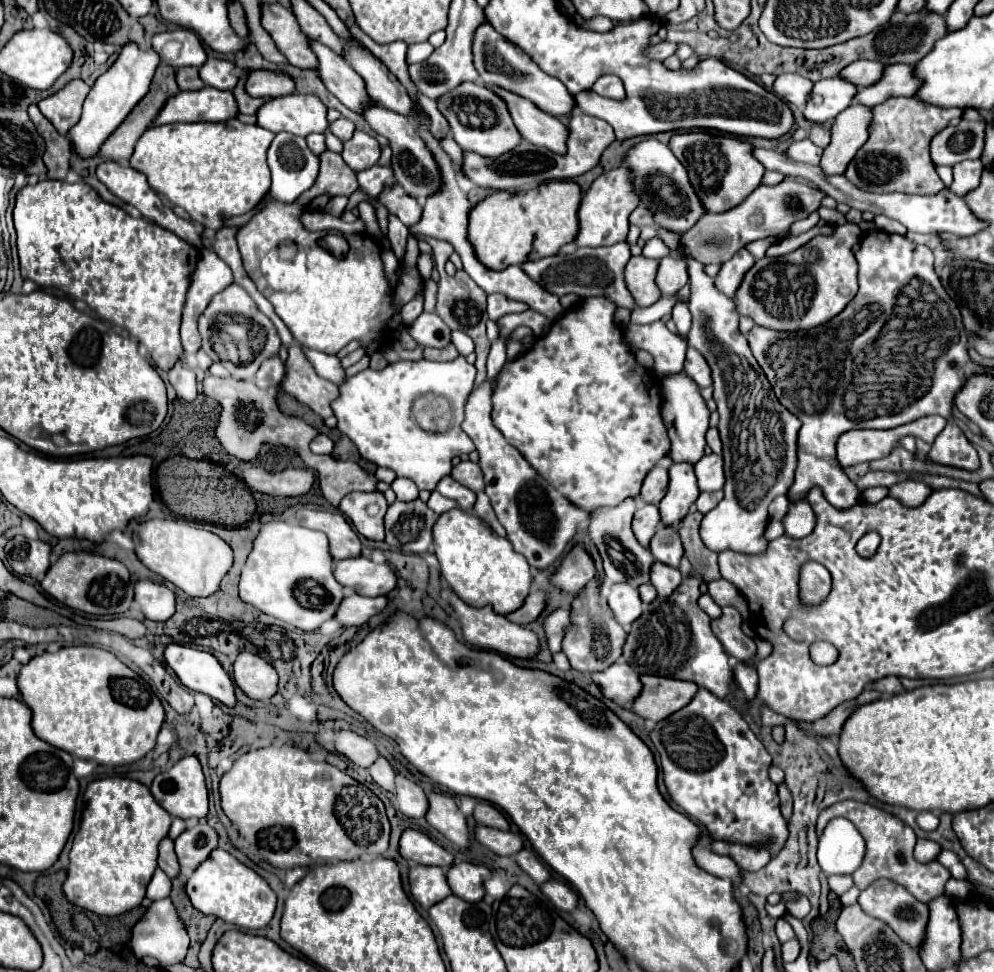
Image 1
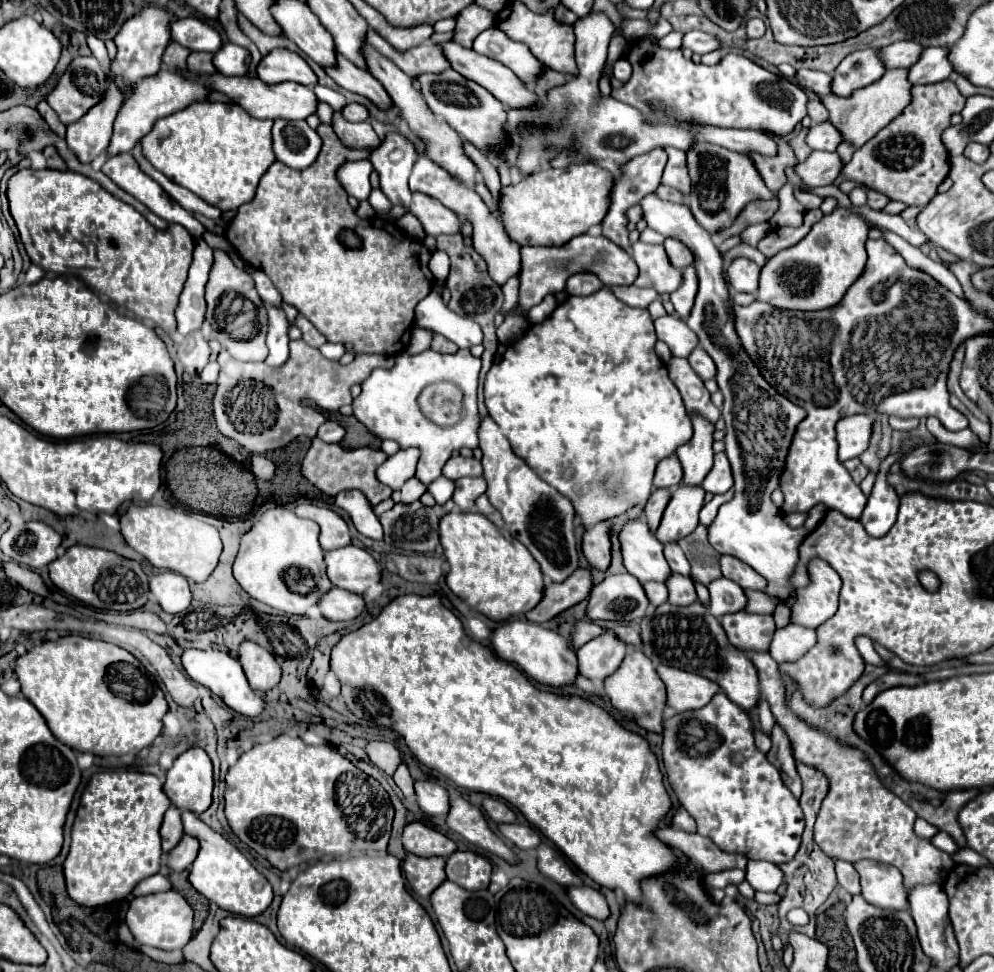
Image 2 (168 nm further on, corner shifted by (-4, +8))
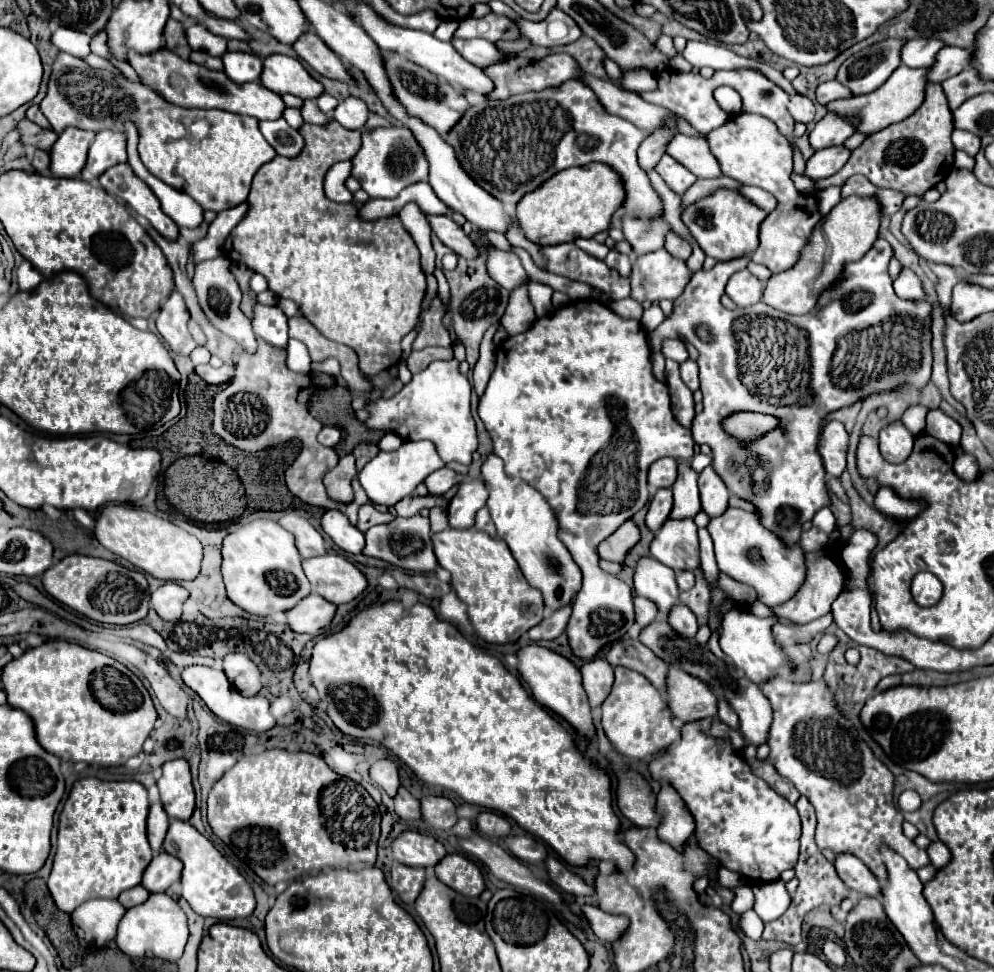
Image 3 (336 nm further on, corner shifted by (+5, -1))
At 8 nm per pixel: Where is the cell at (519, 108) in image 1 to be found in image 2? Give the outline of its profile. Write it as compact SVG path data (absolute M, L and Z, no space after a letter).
M442 43L442 49L444 49L444 55L446 59L450 61L452 69L458 71L460 75L464 75L466 79L470 81L476 81L478 85L486 87L496 99L500 99L504 105L508 105L510 109L522 109L522 107L532 107L532 105L538 105L540 99L534 91L530 91L526 87L524 81L520 81L508 67L504 67L502 63L490 59L490 57L484 57L484 55L478 55L476 51L472 49L464 49L460 47L458 43Z

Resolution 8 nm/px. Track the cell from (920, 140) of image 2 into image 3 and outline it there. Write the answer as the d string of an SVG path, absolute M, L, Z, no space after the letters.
M927 84L925 88L925 102L917 112L897 124L889 124L889 128L883 128L881 132L875 132L869 136L859 148L853 150L847 164L835 172L833 176L825 180L817 180L817 190L823 190L827 186L843 186L845 180L853 174L867 176L875 186L879 188L893 188L901 190L903 194L923 194L941 180L947 178L947 174L953 168L953 142L949 140L953 132L953 114L949 110L945 92L941 84Z

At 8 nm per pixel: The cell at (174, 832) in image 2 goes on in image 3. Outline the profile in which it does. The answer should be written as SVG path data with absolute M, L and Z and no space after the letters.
M151 802L149 816L147 816L147 838L149 838L149 844L155 852L161 850L161 844L167 834L167 826L169 826L169 816L165 814L163 804Z

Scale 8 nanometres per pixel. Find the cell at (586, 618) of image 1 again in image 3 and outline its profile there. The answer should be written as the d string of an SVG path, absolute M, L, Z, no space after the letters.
M595 658L587 664L583 664L581 674L583 674L583 688L589 696L589 704L593 710L597 710L611 692L613 666L603 658Z

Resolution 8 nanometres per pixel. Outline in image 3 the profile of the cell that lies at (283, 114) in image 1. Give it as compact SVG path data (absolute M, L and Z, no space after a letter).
M165 46L161 50L155 50L151 54L139 54L129 50L127 62L137 72L139 80L149 86L151 90L159 92L163 100L175 106L185 108L217 108L227 110L243 116L253 116L257 120L275 120L283 114L285 104L279 94L265 88L261 82L249 82L249 84L233 84L225 72L217 72L199 64L193 64L191 60L183 60L181 56L169 52Z

